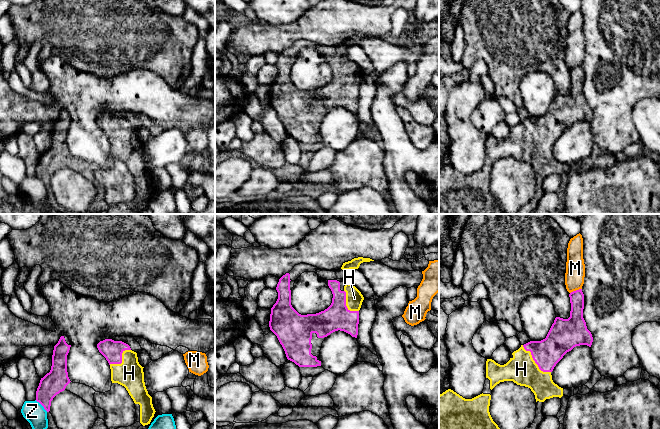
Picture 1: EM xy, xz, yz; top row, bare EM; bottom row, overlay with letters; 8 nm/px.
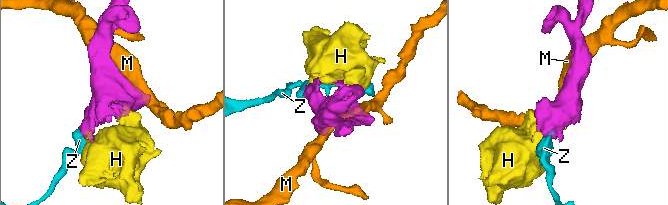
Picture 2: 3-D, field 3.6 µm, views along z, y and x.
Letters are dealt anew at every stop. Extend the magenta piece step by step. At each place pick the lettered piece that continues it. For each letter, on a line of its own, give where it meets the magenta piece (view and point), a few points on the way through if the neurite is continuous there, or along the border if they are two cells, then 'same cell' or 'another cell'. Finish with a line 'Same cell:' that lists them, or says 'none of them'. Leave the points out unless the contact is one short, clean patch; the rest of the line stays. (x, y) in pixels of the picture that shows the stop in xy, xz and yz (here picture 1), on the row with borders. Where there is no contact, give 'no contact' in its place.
H: contact yz (534, 360); same cell
M: contact yz (575, 291); another cell
Z: contact xy (41, 404); border xy (35, 400), (47, 411); another cell
Same cell: H

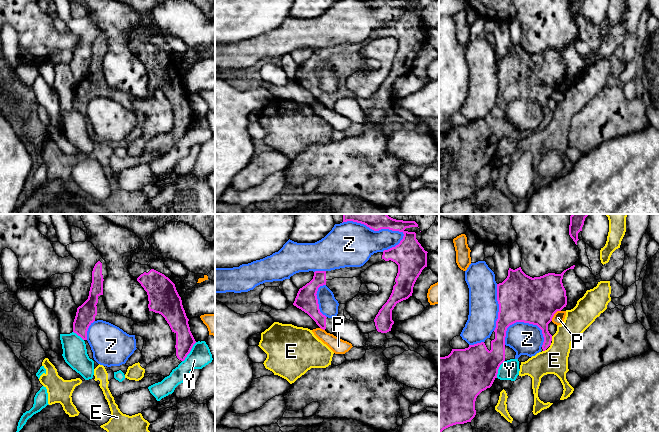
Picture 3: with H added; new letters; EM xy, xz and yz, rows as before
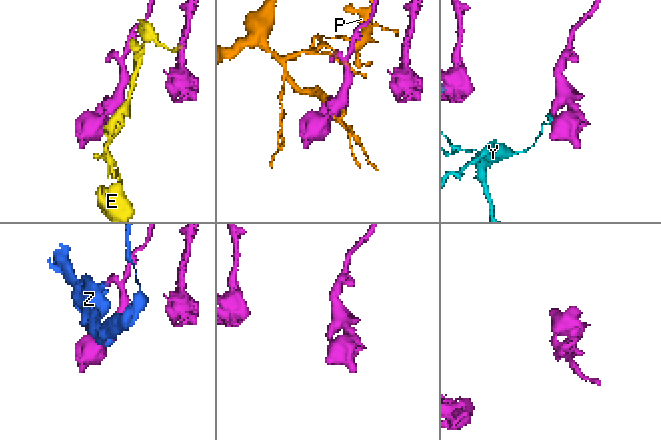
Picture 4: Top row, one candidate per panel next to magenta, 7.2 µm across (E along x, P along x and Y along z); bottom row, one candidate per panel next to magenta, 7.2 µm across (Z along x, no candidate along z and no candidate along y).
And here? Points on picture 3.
E: contact yz (551, 338); border yz (551, 336), (552, 340); another cell
P: contact yz (554, 313); border yz (560, 310), (554, 314), (551, 320); another cell
Y: contact xy (189, 352); another cell
Z: contact xz (373, 229); another cell
Same cell: none of them

